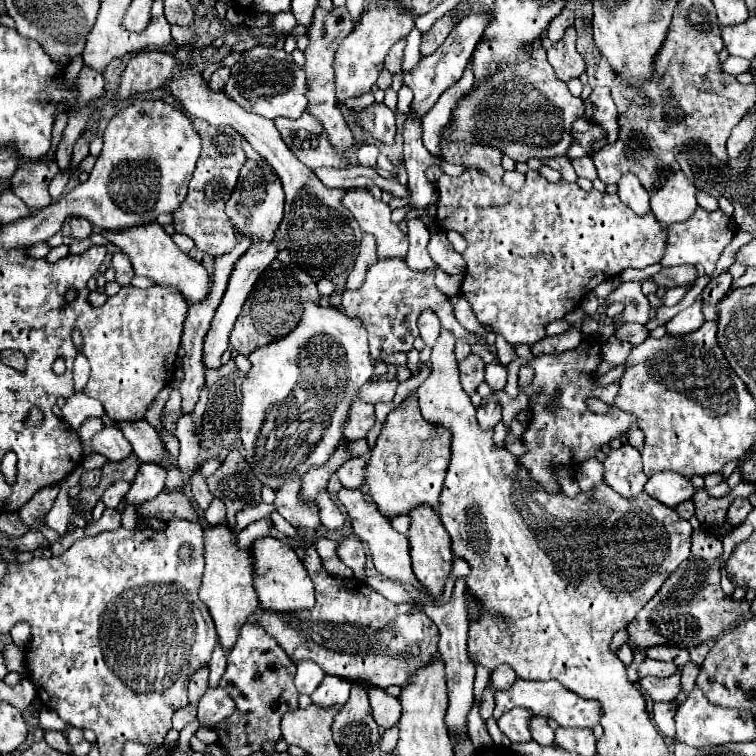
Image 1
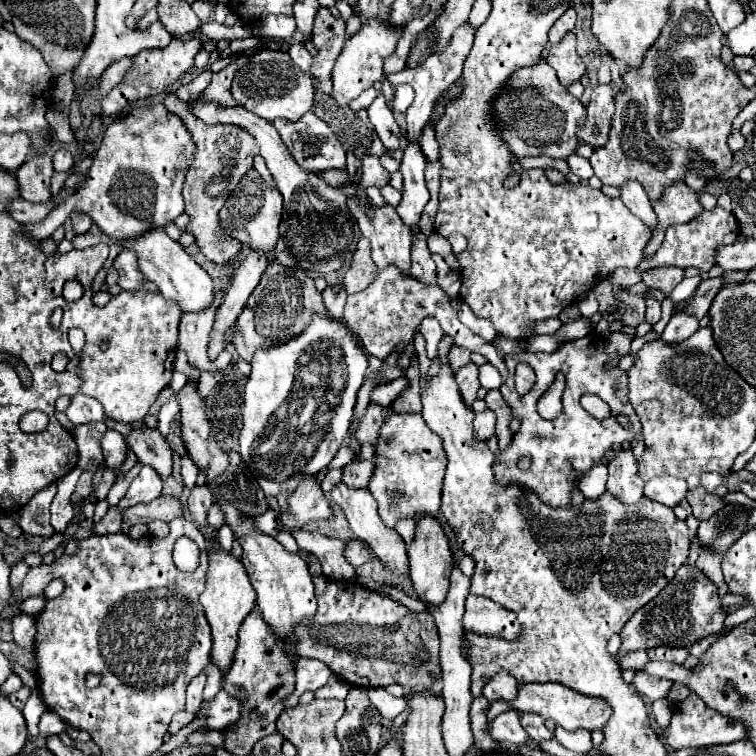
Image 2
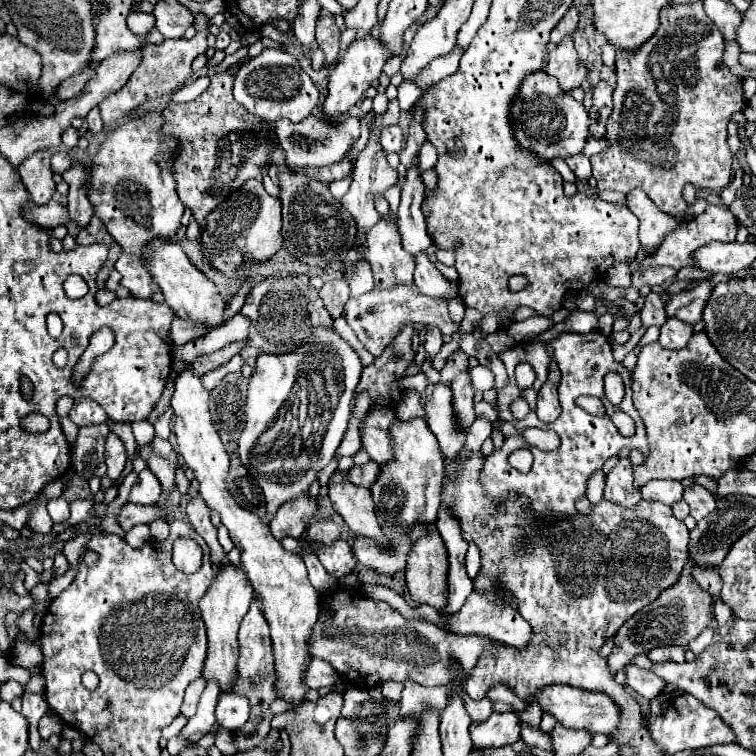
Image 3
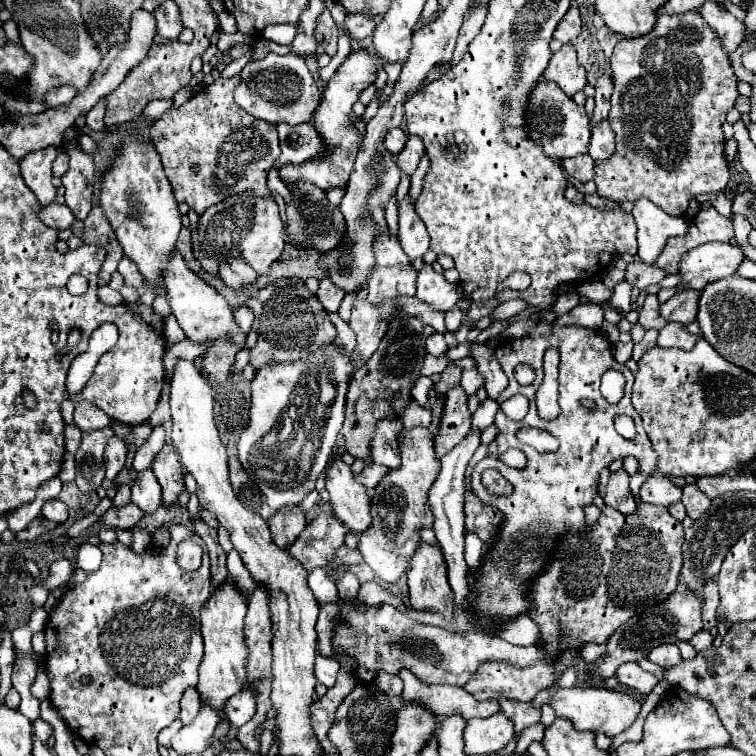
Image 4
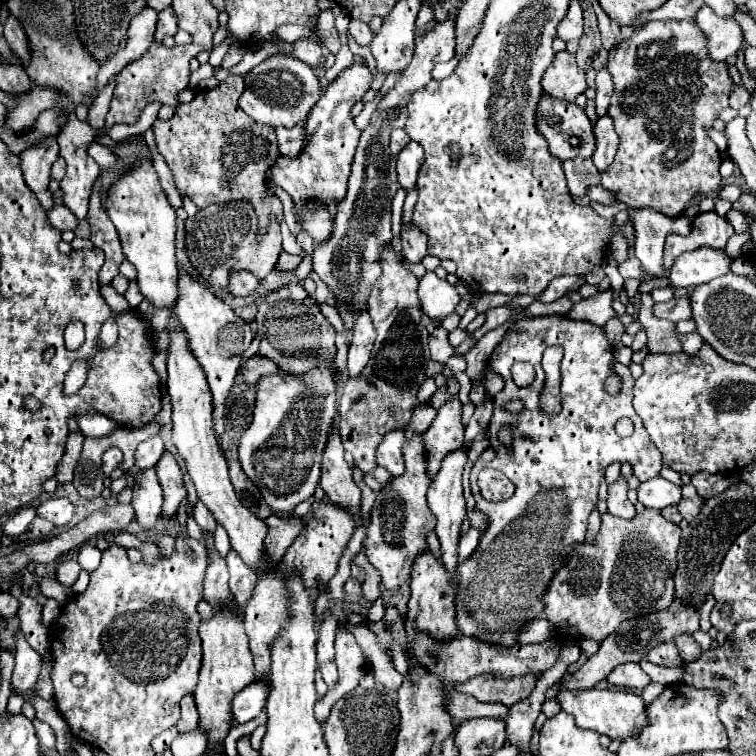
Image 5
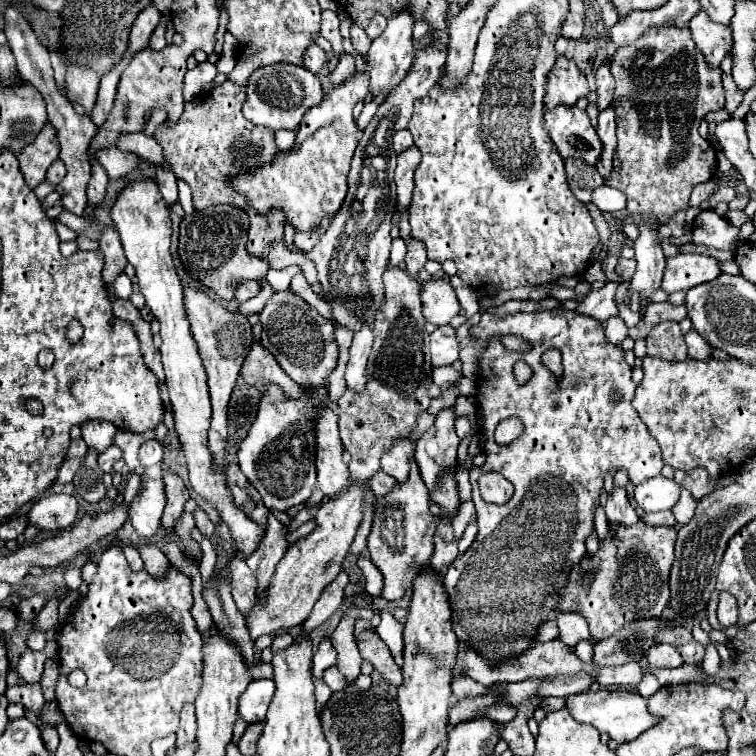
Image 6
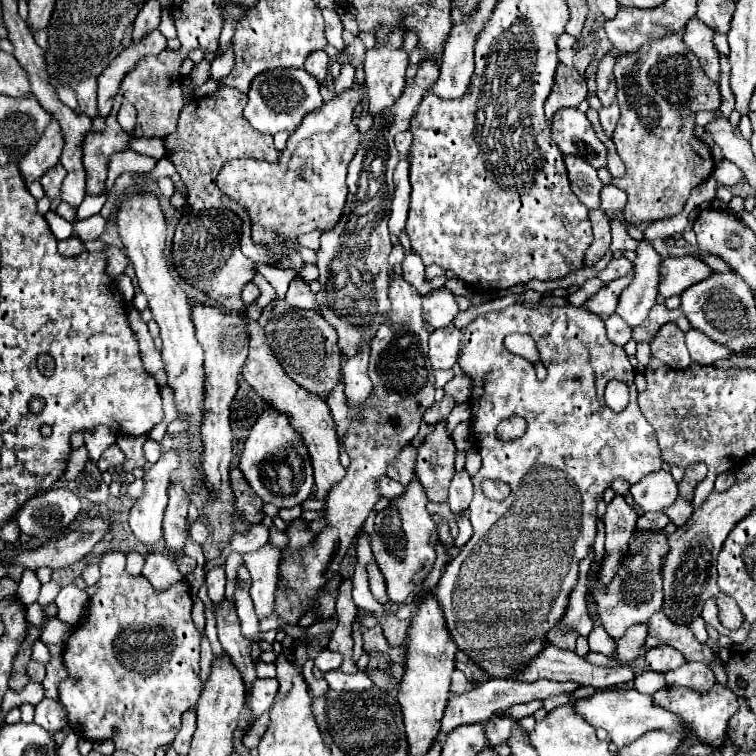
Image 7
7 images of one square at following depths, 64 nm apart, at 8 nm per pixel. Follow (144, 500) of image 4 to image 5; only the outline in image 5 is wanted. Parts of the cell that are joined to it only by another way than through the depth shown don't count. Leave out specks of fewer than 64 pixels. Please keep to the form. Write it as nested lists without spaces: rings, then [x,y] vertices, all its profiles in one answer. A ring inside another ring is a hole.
[[[154,468],[138,472],[132,506],[136,512],[136,522],[144,530],[150,530],[162,512],[162,486]]]

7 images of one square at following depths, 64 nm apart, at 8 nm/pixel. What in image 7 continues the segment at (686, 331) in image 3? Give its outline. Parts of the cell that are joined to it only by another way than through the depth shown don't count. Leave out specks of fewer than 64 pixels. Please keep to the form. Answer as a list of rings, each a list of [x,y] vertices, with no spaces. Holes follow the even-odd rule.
[[[694,328],[686,332],[686,346],[690,350],[692,360],[698,364],[712,364],[714,360],[728,360],[732,356],[728,348],[710,340],[706,334]]]

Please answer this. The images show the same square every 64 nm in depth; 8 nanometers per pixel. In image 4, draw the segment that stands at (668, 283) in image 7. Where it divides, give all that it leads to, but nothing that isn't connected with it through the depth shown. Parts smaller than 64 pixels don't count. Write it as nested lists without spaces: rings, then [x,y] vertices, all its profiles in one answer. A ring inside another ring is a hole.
[[[710,242],[682,256],[678,264],[678,278],[680,282],[690,282],[694,278],[714,282],[714,280],[732,276],[742,260],[744,260],[744,254],[740,246]]]

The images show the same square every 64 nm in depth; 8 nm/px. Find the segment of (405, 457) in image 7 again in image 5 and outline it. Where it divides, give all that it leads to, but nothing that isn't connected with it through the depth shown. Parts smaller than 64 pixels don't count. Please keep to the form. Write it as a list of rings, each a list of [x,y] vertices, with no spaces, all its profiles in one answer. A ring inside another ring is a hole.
[[[392,430],[388,438],[380,444],[380,450],[376,452],[376,460],[382,468],[386,468],[392,476],[404,474],[404,458],[402,458],[402,446],[406,442],[406,436],[402,430]]]

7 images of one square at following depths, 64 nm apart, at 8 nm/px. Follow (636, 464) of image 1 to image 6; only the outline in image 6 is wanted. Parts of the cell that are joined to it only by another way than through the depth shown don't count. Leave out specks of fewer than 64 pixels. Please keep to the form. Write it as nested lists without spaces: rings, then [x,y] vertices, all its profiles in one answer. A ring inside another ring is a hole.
[[[616,488],[614,494],[608,498],[606,504],[606,518],[610,526],[632,526],[638,522],[638,514],[636,510],[630,506],[628,498],[626,498],[626,490]]]

